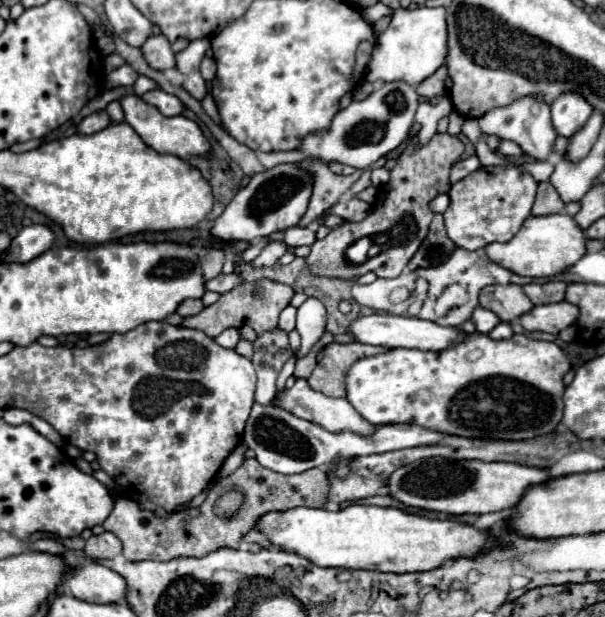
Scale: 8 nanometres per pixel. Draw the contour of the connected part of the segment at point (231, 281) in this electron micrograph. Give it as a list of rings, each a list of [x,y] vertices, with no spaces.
[[[220,273],[220,277],[214,277],[212,281],[208,281],[206,283],[206,291],[214,291],[214,293],[220,293],[220,295],[224,295],[224,293],[228,293],[232,287],[236,287],[240,283],[240,277],[238,275],[222,275]]]

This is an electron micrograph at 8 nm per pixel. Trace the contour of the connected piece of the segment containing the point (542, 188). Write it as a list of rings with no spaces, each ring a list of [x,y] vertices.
[[[540,183],[536,193],[536,203],[532,207],[532,215],[536,217],[554,215],[554,213],[562,213],[562,209],[564,209],[564,201],[560,199],[552,183]]]

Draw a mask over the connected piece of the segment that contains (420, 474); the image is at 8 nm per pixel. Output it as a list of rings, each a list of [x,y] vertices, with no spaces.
[[[434,457],[396,469],[396,473],[392,473],[392,477],[388,479],[388,489],[394,499],[410,507],[440,511],[448,515],[482,515],[516,507],[530,487],[546,483],[550,479],[552,475],[548,471],[520,463],[448,461],[442,457]]]

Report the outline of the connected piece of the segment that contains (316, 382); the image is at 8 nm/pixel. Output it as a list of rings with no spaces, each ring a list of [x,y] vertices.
[[[332,343],[326,347],[322,363],[316,365],[312,377],[308,377],[308,385],[314,391],[320,391],[330,397],[346,397],[346,375],[348,369],[364,357],[374,357],[386,353],[388,349],[364,343]]]

